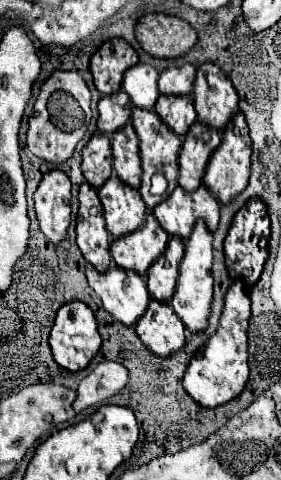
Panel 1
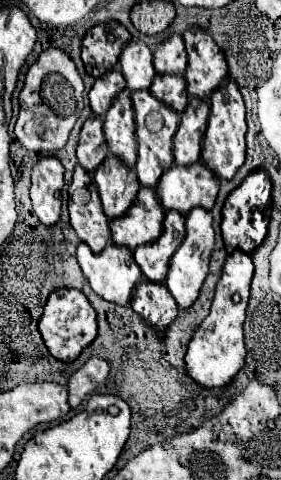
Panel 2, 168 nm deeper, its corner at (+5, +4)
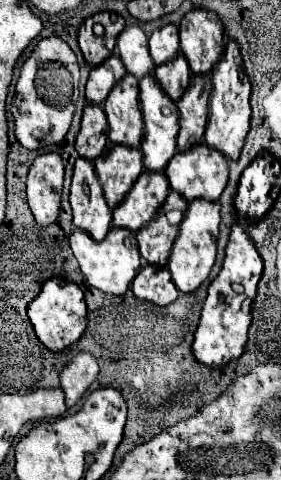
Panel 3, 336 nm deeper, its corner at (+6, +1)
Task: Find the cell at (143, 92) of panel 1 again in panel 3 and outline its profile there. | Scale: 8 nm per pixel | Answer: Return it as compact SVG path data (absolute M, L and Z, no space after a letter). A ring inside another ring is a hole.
M128 25L116 41L118 53L126 65L126 71L130 71L134 77L142 79L150 71L154 71L154 61L148 53L148 35L138 25Z

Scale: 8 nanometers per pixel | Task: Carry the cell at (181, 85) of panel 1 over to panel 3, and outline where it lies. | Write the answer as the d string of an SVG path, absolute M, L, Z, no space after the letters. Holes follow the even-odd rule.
M164 25L150 35L150 55L156 65L172 61L180 53L180 39L176 25Z

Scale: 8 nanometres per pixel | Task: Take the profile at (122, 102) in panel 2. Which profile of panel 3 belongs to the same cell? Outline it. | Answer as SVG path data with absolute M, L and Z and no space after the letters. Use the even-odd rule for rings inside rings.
M126 73L104 101L108 117L108 135L118 145L140 147L142 141L142 113L138 105L138 79Z

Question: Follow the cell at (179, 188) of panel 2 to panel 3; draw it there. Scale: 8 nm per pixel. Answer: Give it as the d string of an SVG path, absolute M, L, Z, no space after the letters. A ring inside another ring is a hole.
M196 145L192 151L178 151L172 161L166 165L166 177L170 181L170 187L178 193L184 195L186 201L192 201L192 199L208 199L208 201L216 201L220 197L220 193L224 191L226 183L228 183L228 159L208 147L208 145Z

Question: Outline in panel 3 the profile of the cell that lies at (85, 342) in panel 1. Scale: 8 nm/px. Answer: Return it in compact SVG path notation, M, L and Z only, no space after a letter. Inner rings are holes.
M52 277L42 285L42 291L36 299L28 303L28 319L36 331L36 337L50 349L50 351L64 351L66 347L74 345L84 329L86 329L86 303L82 289L62 277Z

